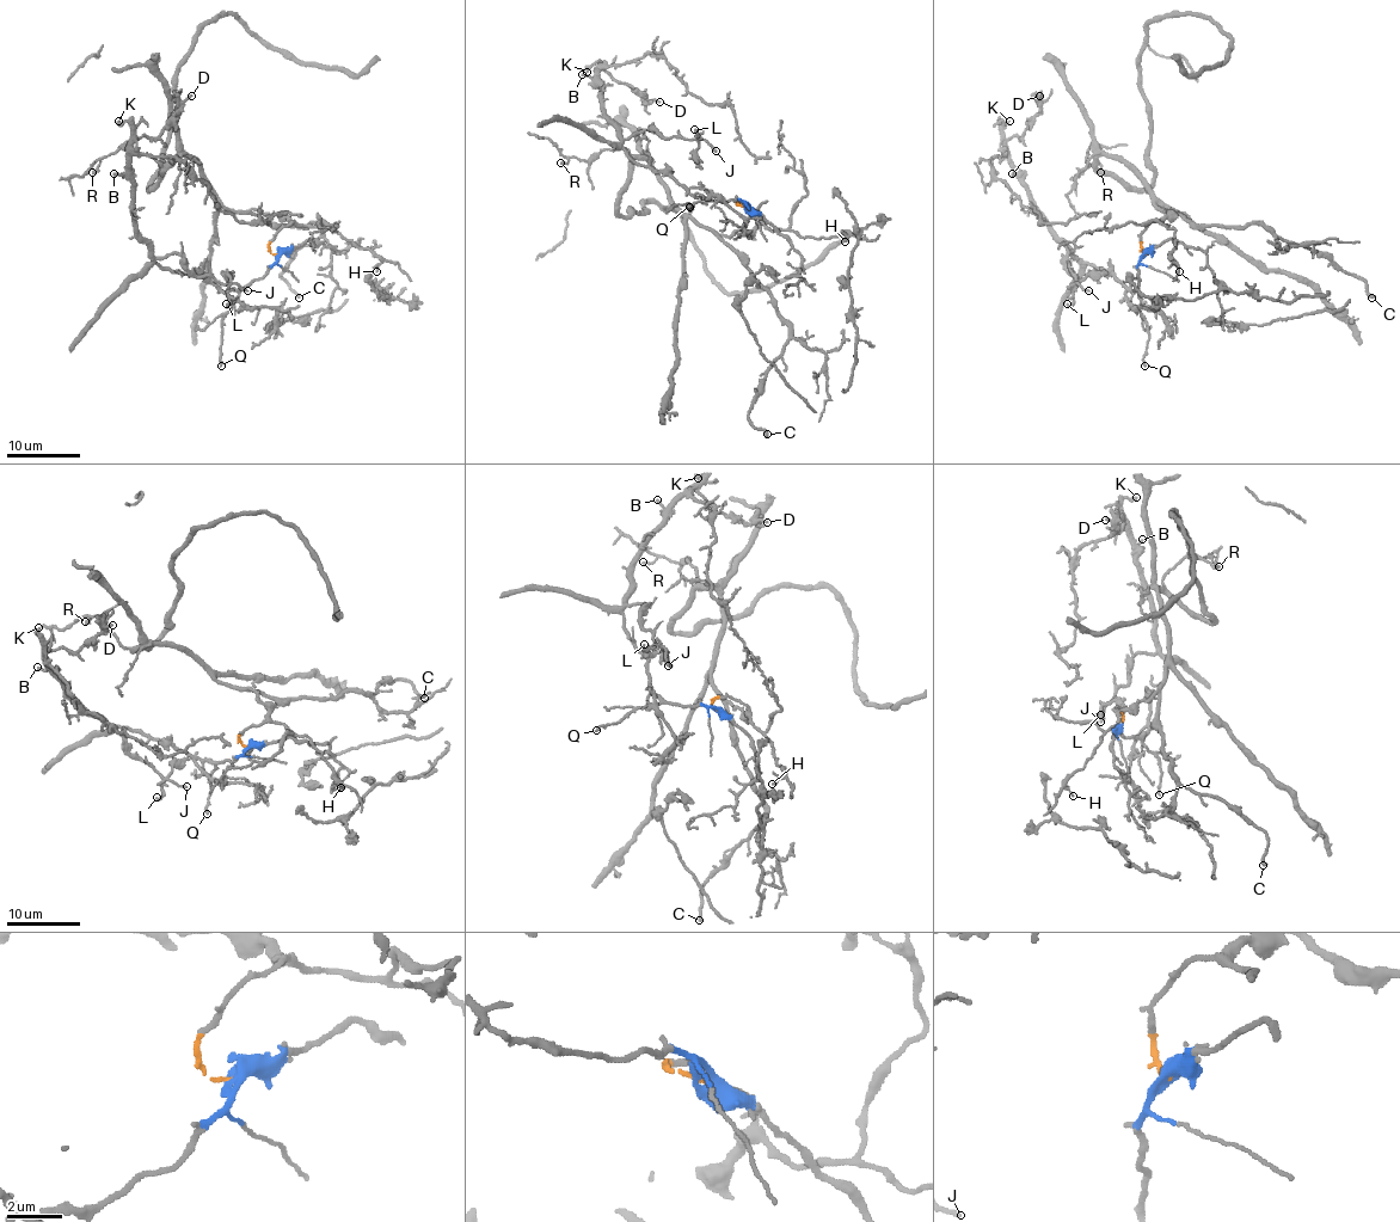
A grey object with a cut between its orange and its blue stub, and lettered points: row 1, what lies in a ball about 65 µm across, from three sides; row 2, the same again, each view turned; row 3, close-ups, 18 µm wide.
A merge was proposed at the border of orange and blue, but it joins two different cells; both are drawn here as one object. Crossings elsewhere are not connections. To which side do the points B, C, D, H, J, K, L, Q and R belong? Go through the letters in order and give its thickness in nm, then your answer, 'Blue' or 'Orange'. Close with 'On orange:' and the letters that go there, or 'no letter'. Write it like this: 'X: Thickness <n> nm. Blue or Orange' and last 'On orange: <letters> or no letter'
B: Thickness 140 nm. Blue
C: Thickness 280 nm. Orange
D: Thickness 150 nm. Blue
H: Thickness 120 nm. Orange
J: Thickness 150 nm. Blue
K: Thickness 240 nm. Blue
L: Thickness 200 nm. Blue
Q: Thickness 170 nm. Blue
R: Thickness 190 nm. Orange
On orange: C, H, R

